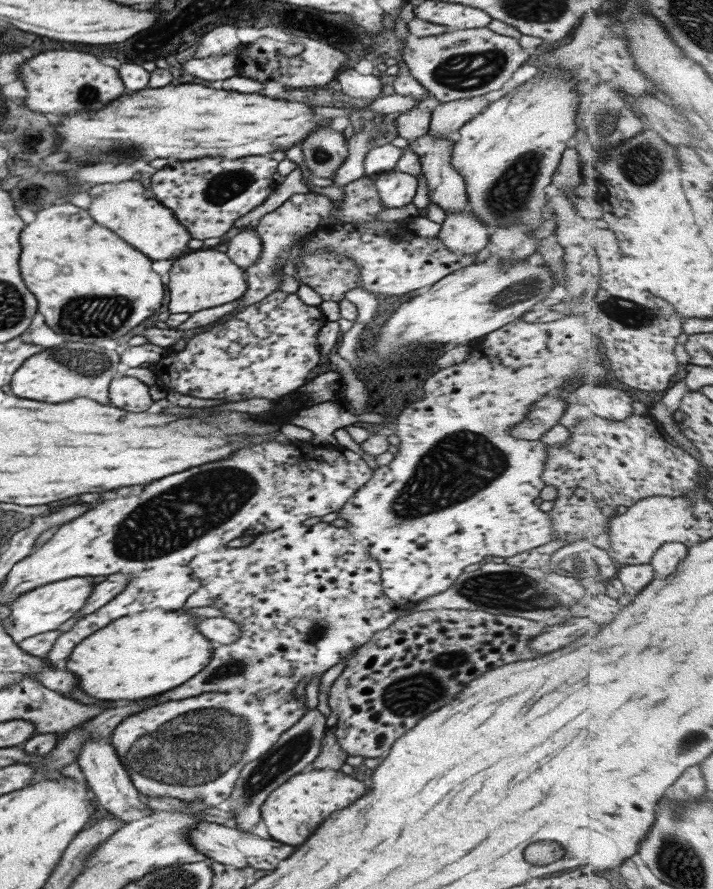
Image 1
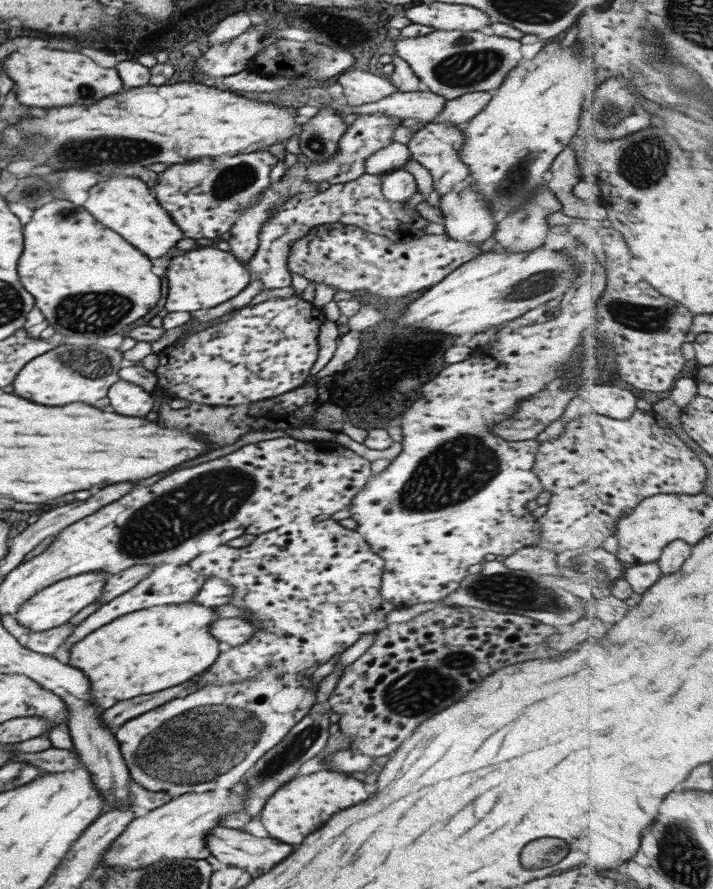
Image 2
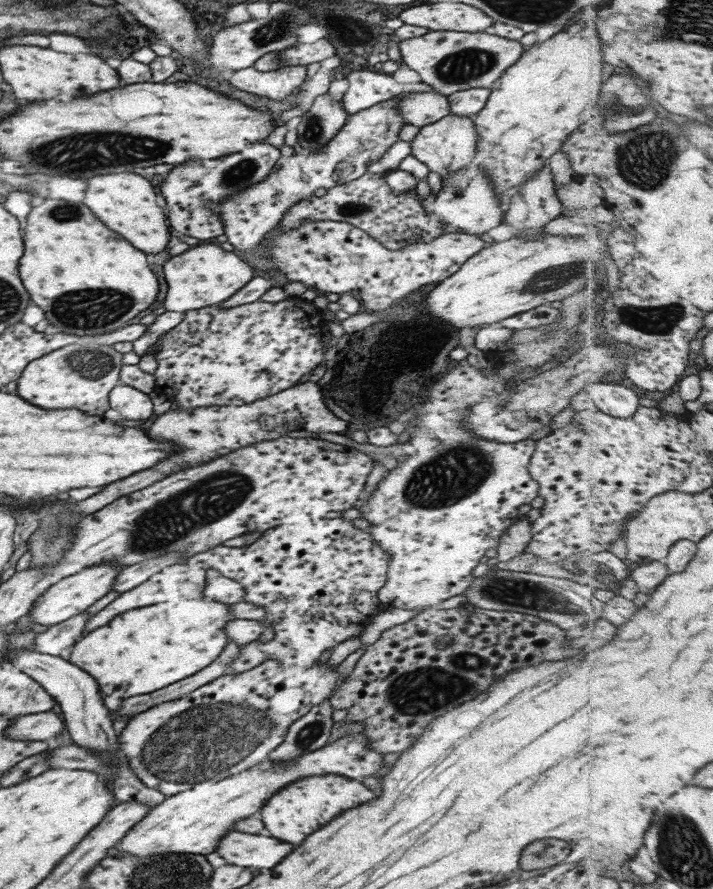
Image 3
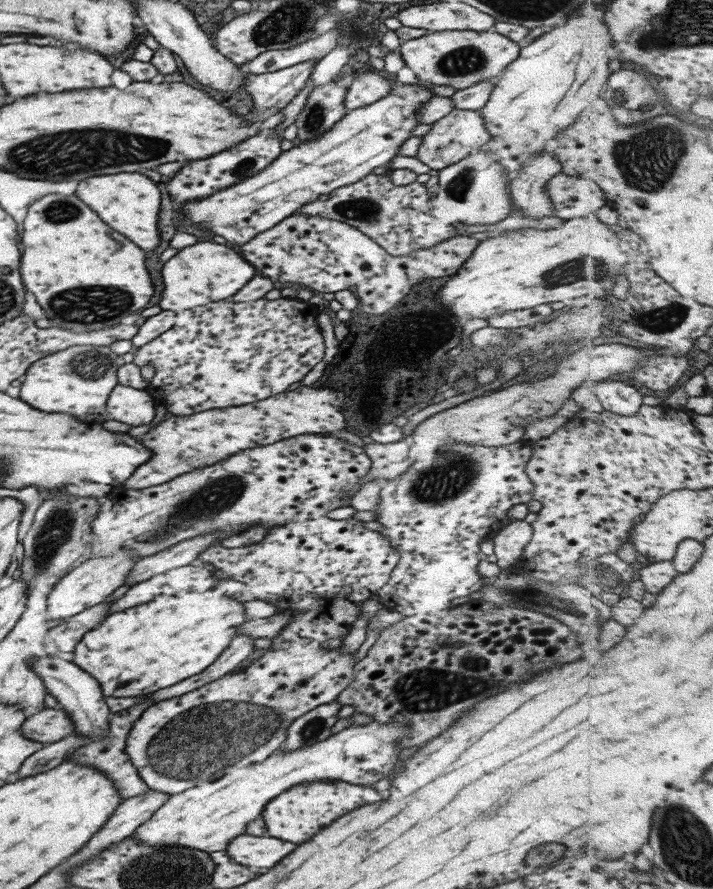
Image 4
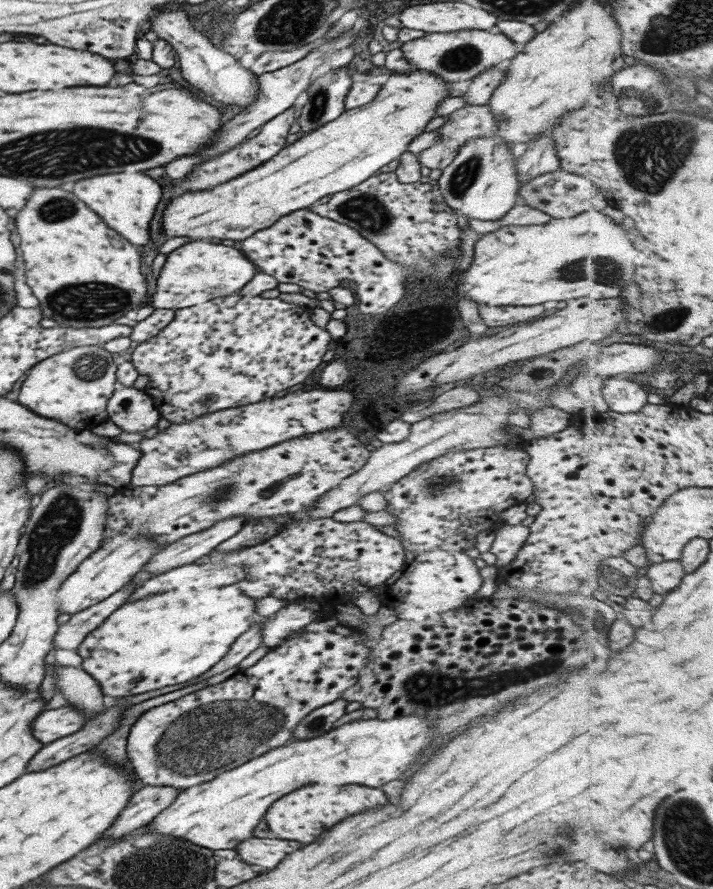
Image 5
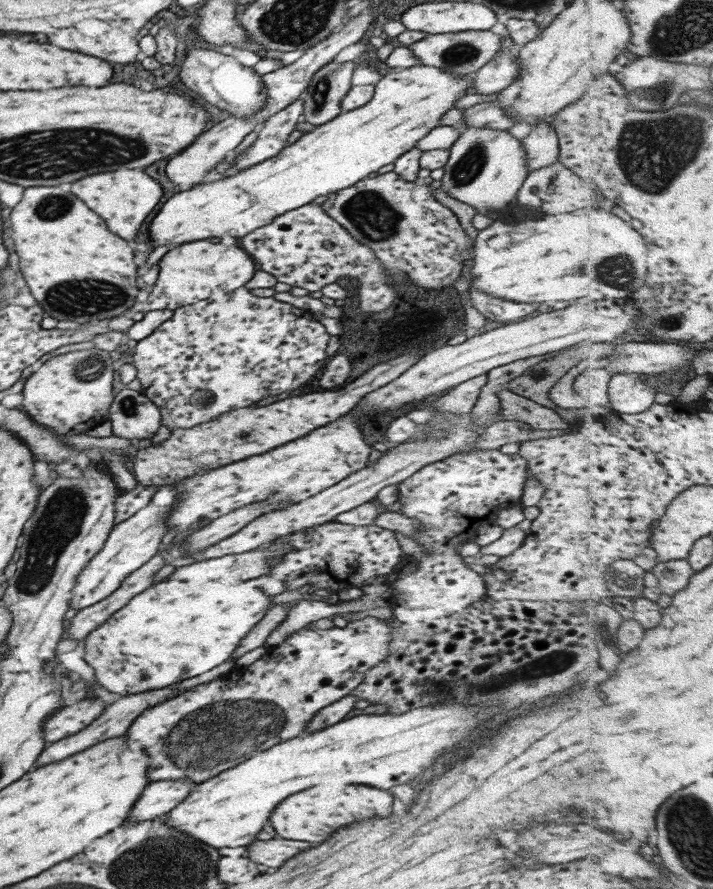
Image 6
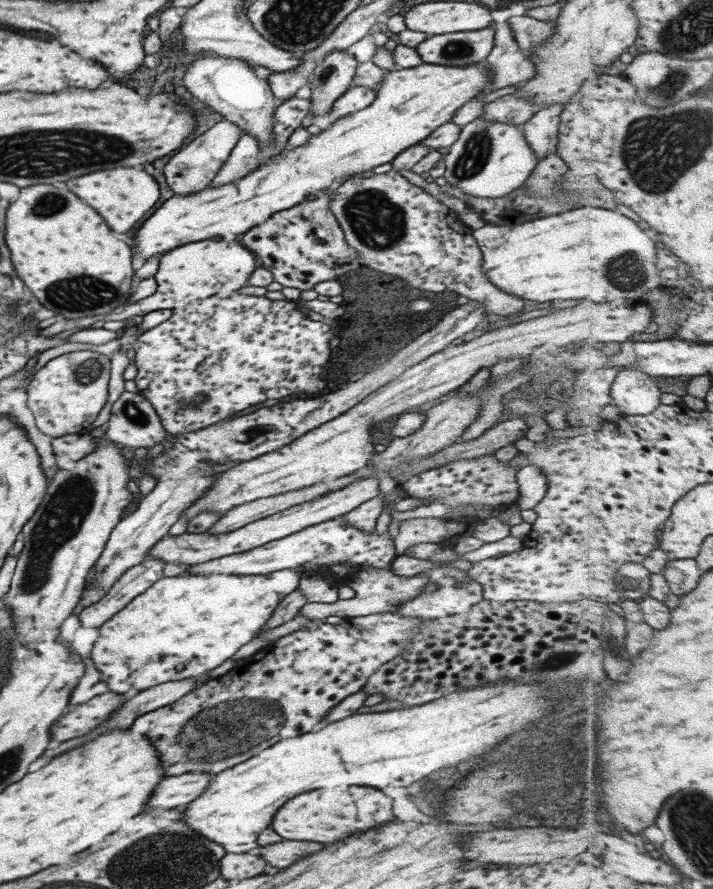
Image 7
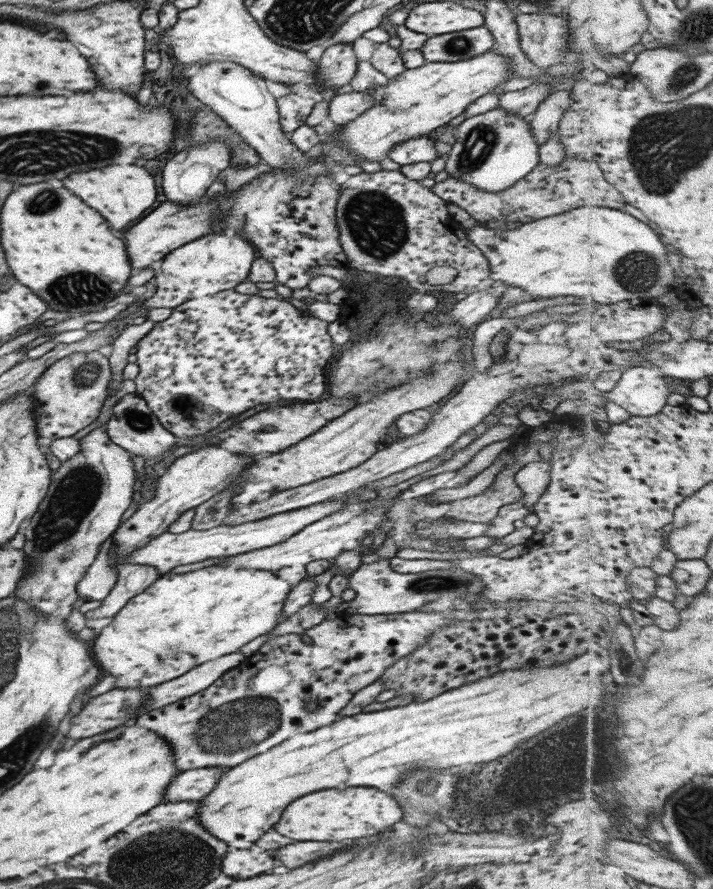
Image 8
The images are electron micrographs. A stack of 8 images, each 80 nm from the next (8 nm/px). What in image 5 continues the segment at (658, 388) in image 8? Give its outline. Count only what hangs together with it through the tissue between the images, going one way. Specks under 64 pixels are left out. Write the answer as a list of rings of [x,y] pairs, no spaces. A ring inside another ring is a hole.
[[[617,376],[606,380],[602,388],[605,402],[611,411],[638,413],[649,404],[649,391],[630,377]]]

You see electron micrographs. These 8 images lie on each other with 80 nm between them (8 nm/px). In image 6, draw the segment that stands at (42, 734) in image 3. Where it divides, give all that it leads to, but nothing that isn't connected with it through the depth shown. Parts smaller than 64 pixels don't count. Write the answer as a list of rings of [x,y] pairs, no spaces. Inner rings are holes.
[[[99,697],[81,699],[72,705],[64,705],[56,712],[52,712],[41,724],[41,732],[45,734],[47,744],[61,738],[75,734],[87,724],[94,721],[103,710],[103,700]]]

